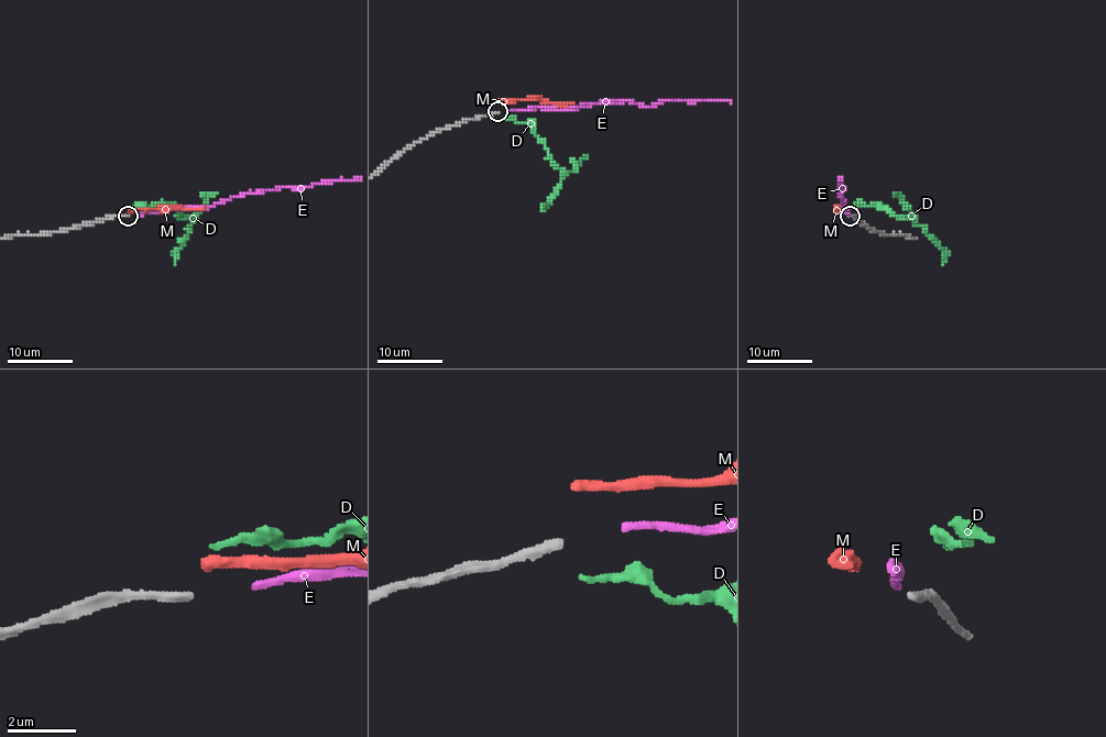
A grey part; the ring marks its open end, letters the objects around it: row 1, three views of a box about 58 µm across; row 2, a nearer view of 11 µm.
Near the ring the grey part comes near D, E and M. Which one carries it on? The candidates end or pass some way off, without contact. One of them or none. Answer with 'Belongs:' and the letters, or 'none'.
Belongs: E

